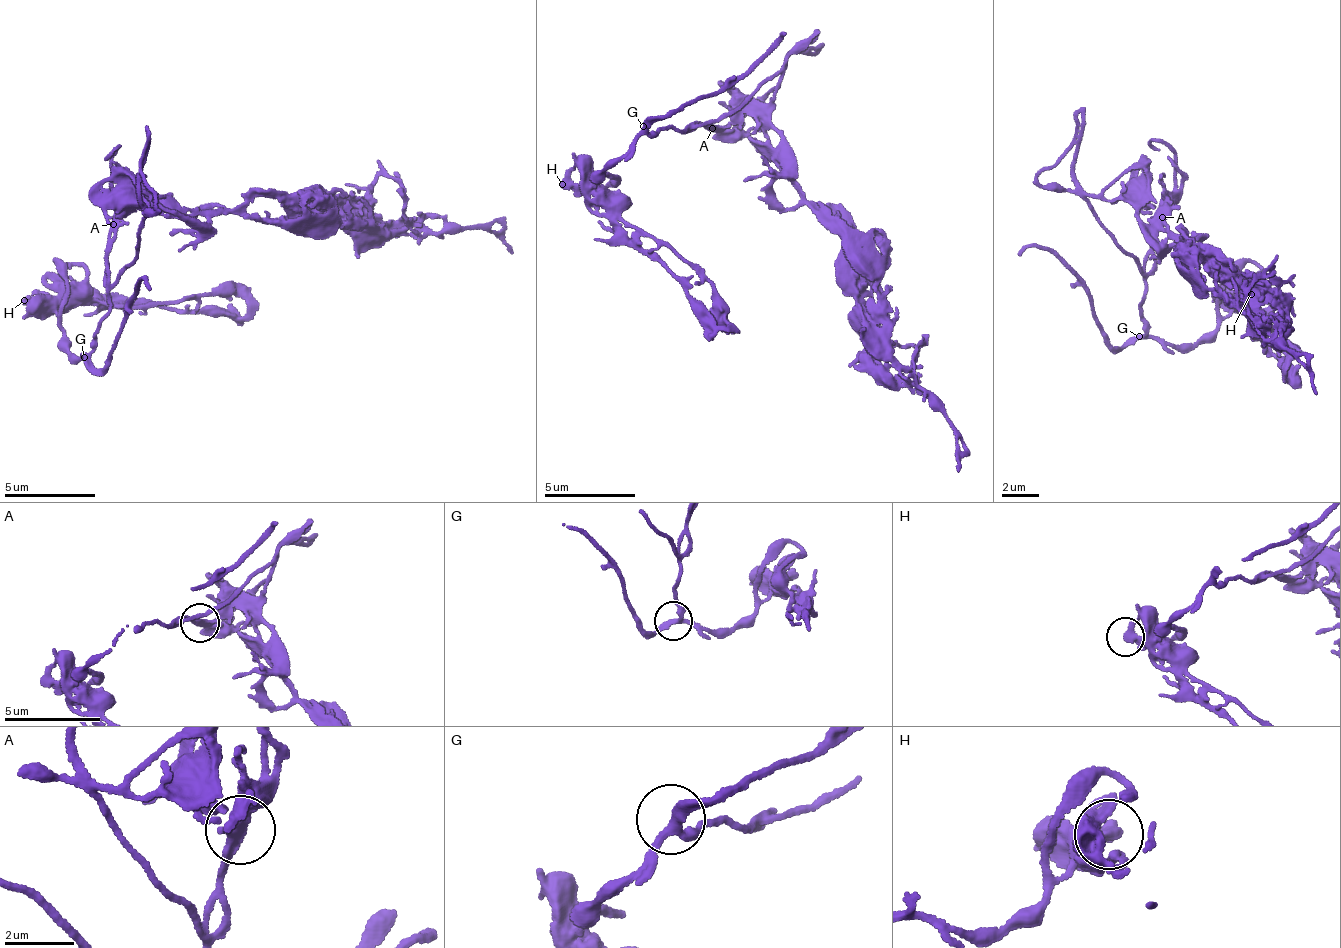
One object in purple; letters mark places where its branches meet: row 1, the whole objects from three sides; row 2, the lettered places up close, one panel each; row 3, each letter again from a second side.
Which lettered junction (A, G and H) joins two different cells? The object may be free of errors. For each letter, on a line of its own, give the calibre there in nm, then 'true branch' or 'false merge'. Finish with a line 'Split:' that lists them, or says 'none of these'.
A: calibre 240 nm; true branch
G: calibre 220 nm; true branch
H: calibre 280 nm; true branch
Split: none of these

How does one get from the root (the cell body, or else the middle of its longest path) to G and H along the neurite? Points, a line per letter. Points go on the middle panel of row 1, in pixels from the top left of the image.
G: (721, 125), (714, 130), (704, 124), (697, 128), (693, 122), (680, 132), (674, 128), (655, 134), (643, 126)
H: (721, 125), (697, 128), (693, 122), (680, 132), (674, 128), (643, 135), (599, 181), (581, 187), (562, 184)

